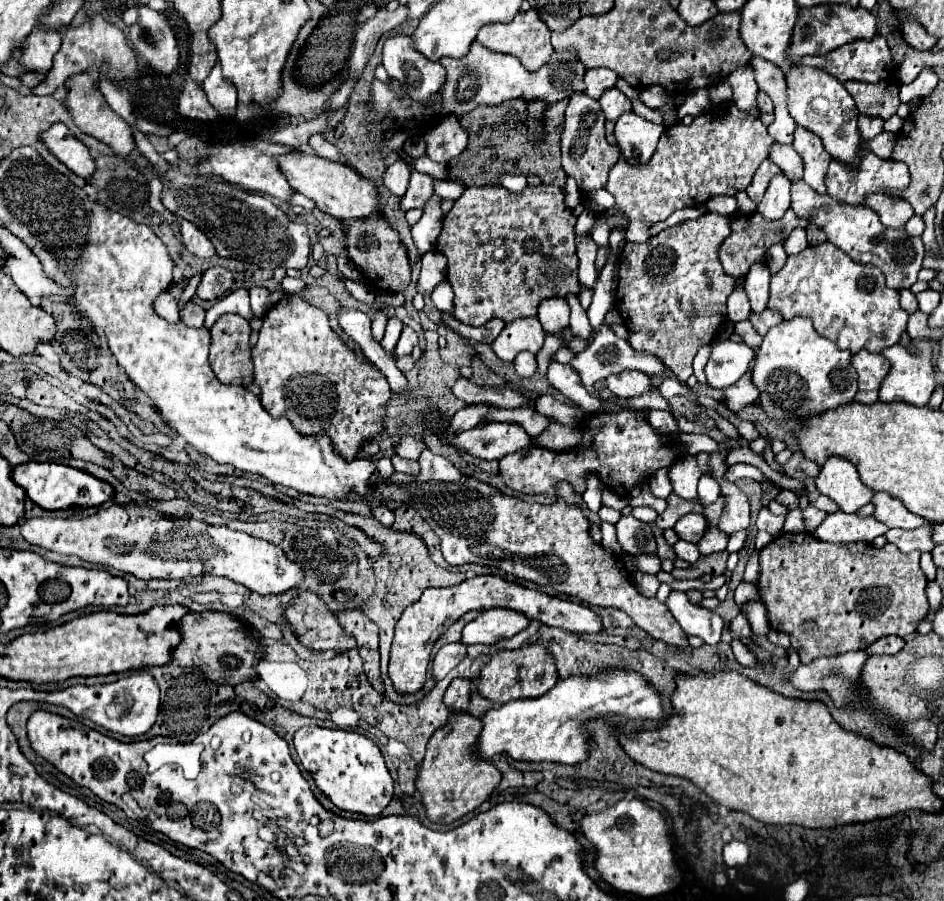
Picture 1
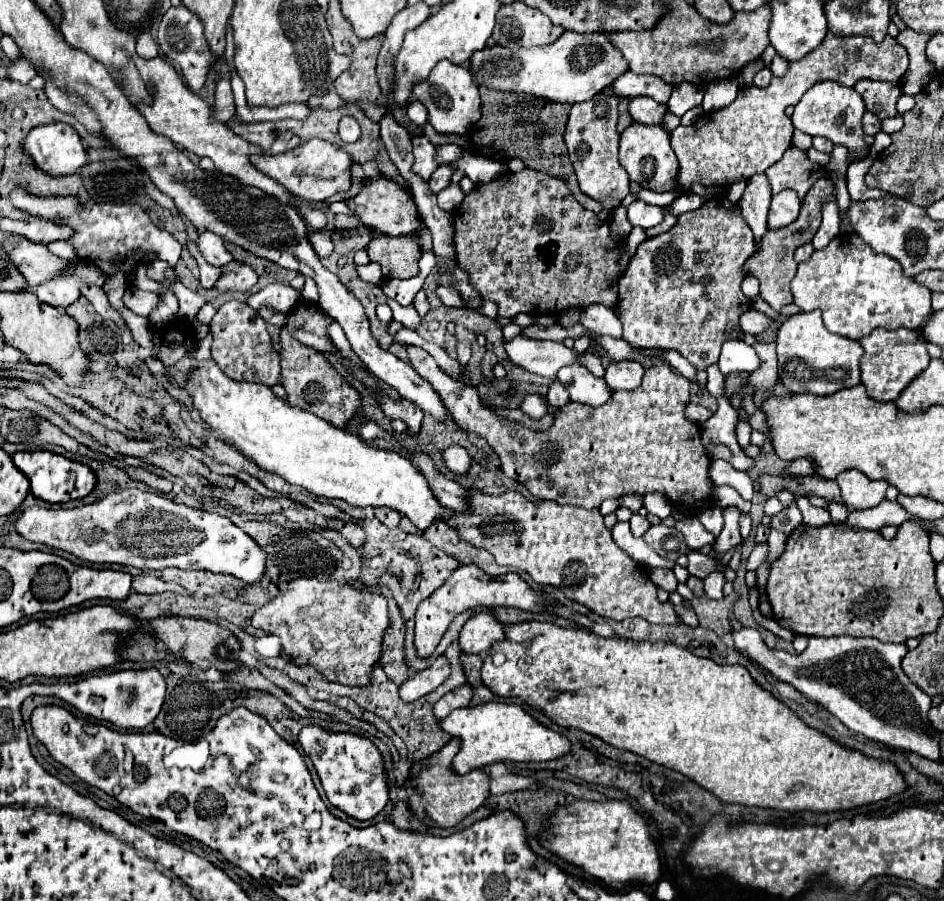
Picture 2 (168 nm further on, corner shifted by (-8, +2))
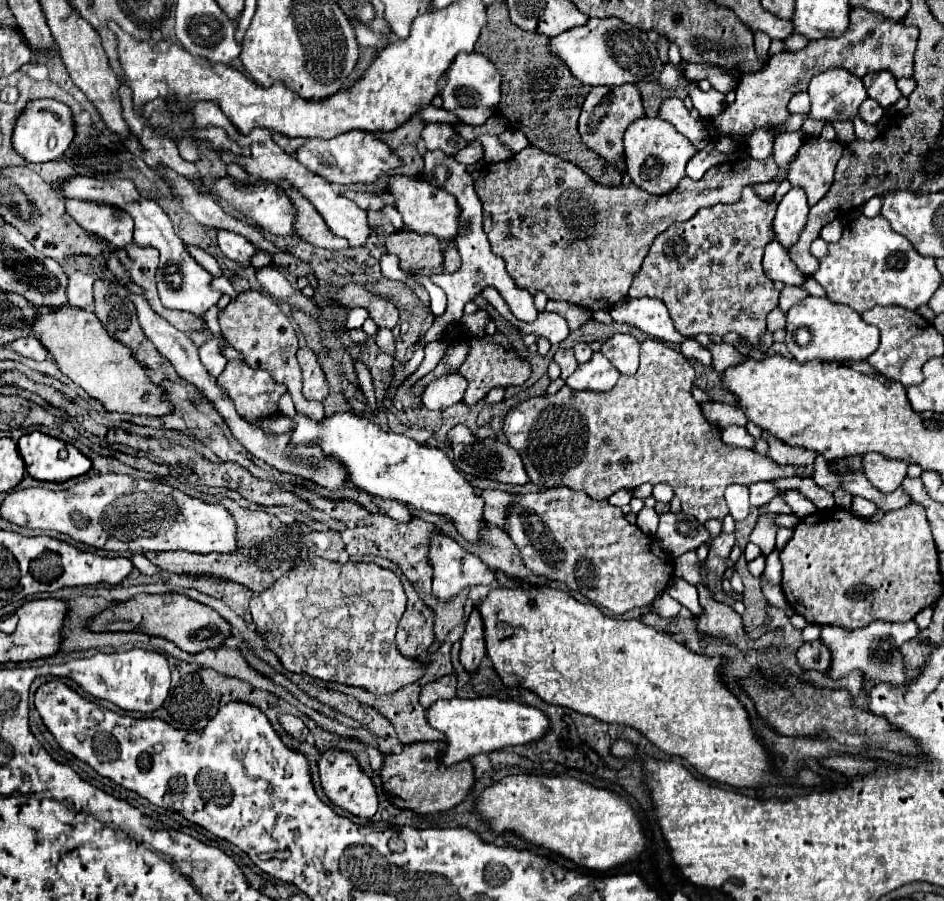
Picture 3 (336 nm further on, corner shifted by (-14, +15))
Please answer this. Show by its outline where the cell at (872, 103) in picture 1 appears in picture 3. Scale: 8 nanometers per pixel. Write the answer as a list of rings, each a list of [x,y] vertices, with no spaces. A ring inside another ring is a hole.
[[[870,72],[862,80],[868,90],[868,96],[876,100],[882,108],[892,106],[902,96],[896,86],[896,78],[890,72]]]

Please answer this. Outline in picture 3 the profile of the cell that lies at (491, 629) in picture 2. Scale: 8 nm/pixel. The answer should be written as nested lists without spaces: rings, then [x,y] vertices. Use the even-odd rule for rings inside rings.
[[[474,608],[466,622],[466,632],[462,636],[460,662],[468,674],[476,674],[484,656],[486,656],[486,648],[482,638],[482,618],[480,618],[480,612]]]

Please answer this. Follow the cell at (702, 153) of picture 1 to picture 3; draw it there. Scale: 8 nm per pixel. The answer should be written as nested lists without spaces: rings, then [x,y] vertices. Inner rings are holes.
[[[854,8],[850,14],[850,28],[838,36],[838,38],[826,38],[826,40],[814,40],[810,42],[808,48],[800,50],[800,52],[782,52],[782,54],[774,54],[770,58],[770,64],[756,74],[746,74],[742,76],[738,88],[736,88],[736,102],[726,106],[726,110],[716,116],[714,120],[708,122],[708,130],[712,134],[712,138],[726,134],[732,136],[738,144],[746,144],[746,140],[752,136],[752,132],[764,124],[778,124],[784,122],[790,112],[786,108],[786,104],[790,102],[790,98],[798,92],[806,92],[810,80],[814,78],[814,74],[826,72],[828,68],[846,68],[848,72],[852,72],[854,76],[866,76],[868,72],[878,72],[878,70],[888,70],[892,72],[896,78],[910,78],[914,72],[914,52],[916,52],[916,42],[918,42],[918,28],[914,26],[906,26],[902,22],[892,22],[886,20],[882,16],[876,16],[874,12],[866,12],[866,8]]]

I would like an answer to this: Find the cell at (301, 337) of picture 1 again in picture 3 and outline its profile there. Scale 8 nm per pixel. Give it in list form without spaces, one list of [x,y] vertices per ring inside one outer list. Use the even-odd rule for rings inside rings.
[[[300,348],[298,350],[298,362],[302,368],[302,396],[306,400],[318,400],[322,402],[326,398],[326,394],[330,392],[330,386],[322,374],[320,362],[316,360],[316,356],[308,350],[308,348]]]

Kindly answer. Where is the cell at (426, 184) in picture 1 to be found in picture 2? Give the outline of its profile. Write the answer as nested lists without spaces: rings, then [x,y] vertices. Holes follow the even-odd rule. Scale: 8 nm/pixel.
[[[440,165],[440,167],[432,173],[432,177],[430,177],[430,181],[428,181],[428,187],[432,189],[432,193],[438,193],[438,191],[446,189],[450,177],[452,177],[452,169],[450,169],[448,165]]]

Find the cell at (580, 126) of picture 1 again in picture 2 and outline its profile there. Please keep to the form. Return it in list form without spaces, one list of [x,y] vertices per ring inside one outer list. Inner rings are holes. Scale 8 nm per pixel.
[[[598,93],[596,97],[592,97],[592,101],[572,105],[570,119],[564,133],[568,155],[574,165],[580,189],[588,197],[602,203],[604,211],[616,209],[630,193],[628,189],[630,177],[618,159],[620,135],[616,131],[616,123],[618,123],[618,97]]]

